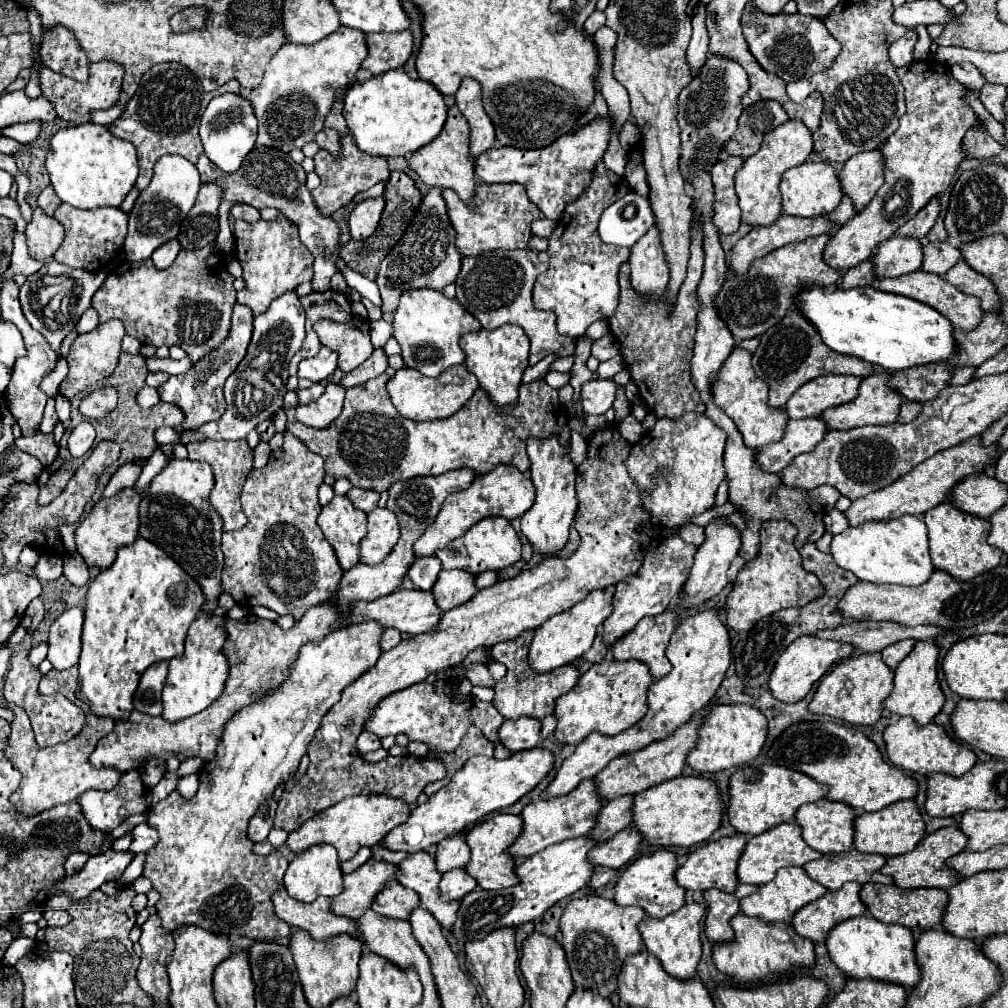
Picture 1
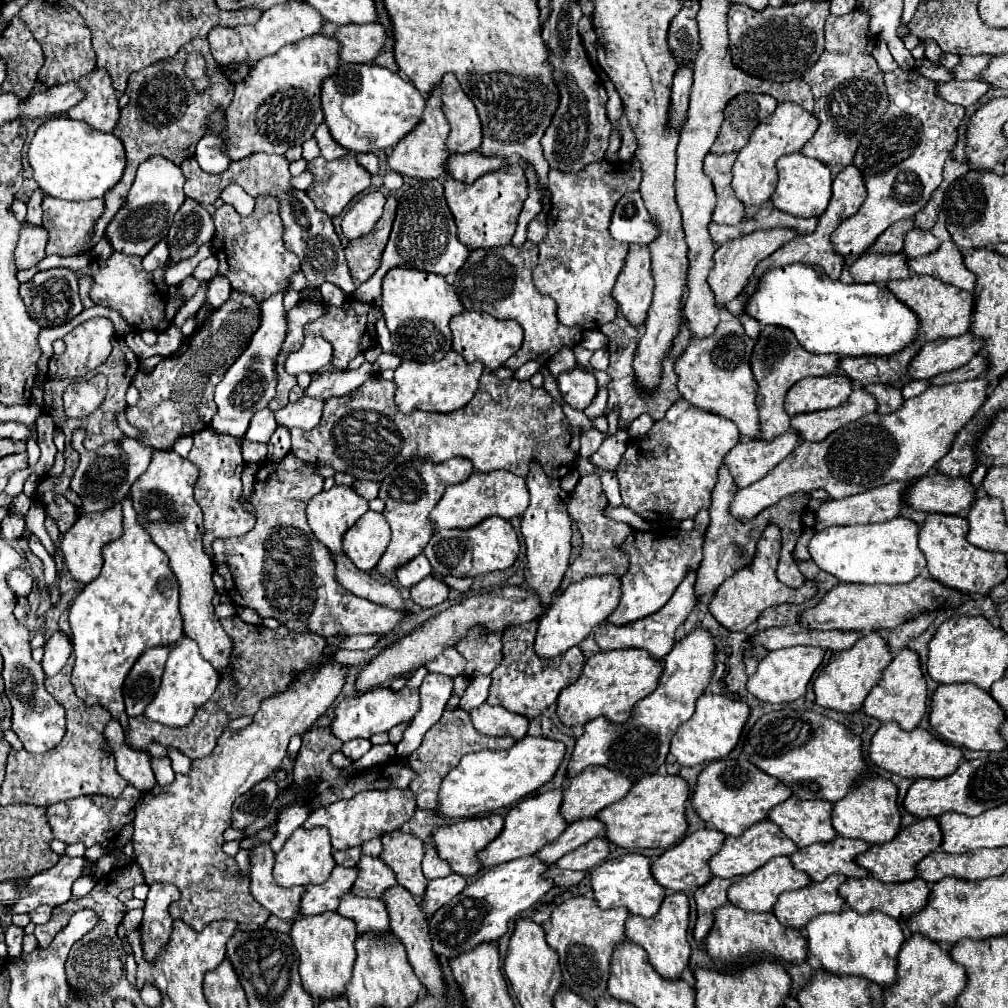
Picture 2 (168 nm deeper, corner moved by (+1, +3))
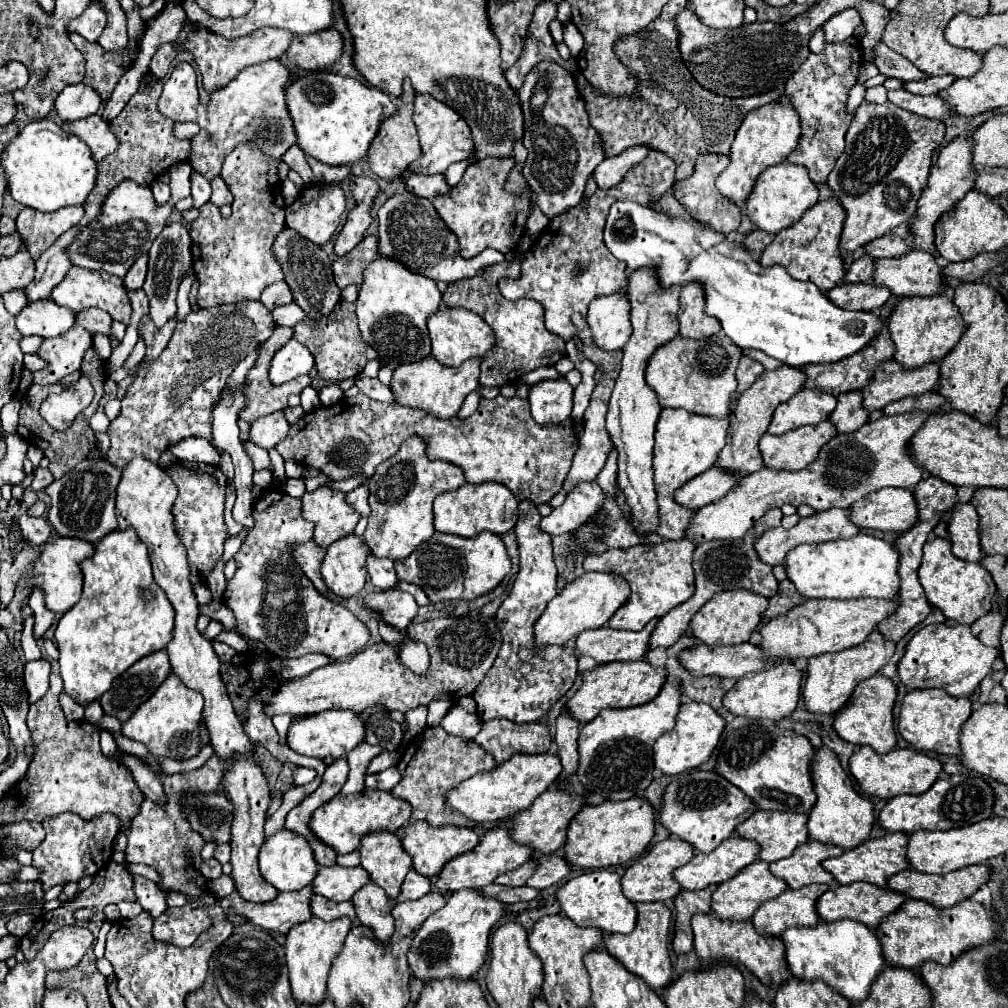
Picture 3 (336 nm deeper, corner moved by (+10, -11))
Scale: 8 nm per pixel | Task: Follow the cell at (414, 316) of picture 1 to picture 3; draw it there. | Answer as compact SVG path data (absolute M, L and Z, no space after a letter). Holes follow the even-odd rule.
M376 258L364 270L364 284L360 286L356 300L358 324L362 338L378 352L390 368L408 362L420 362L432 356L432 346L428 338L428 318L440 310L442 294L426 276L412 274L402 264L390 258Z

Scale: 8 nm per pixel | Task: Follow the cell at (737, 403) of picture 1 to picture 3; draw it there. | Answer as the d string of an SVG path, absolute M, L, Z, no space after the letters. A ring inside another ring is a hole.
M714 334L712 338L688 340L676 336L666 346L658 348L648 362L646 382L656 390L662 408L682 408L700 416L730 418L730 400L738 388L736 366L742 350L726 336Z

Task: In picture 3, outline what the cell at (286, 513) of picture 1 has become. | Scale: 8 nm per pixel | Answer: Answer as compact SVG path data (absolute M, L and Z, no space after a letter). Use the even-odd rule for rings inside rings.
M280 486L264 488L260 498L252 506L252 518L254 526L244 540L240 552L234 556L236 560L236 574L232 580L226 582L224 590L224 604L234 612L236 616L236 630L250 638L258 640L266 646L268 652L280 656L280 658L300 658L304 654L322 652L330 658L346 658L350 654L356 654L362 650L370 640L370 630L364 622L360 622L350 610L346 610L342 604L328 600L322 596L314 586L312 580L296 566L296 560L292 558L292 544L296 542L308 542L312 538L314 526L312 522L302 518L302 502L300 498L288 496Z

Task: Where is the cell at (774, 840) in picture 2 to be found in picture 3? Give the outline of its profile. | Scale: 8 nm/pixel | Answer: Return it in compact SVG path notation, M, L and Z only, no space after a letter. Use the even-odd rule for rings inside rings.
M730 836L714 852L698 852L692 862L674 870L674 878L684 890L702 890L710 884L722 884L740 870L758 860L760 846L752 840Z

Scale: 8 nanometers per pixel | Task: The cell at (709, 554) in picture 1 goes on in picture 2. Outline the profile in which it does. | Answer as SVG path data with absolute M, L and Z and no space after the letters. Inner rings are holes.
M689 572L689 576L679 584L677 592L671 596L669 604L665 604L665 608L661 608L659 612L655 612L653 616L649 618L641 618L641 620L635 620L635 622L629 622L629 624L623 624L623 626L613 626L609 622L601 624L597 630L595 630L595 642L599 644L601 650L617 650L617 648L645 648L647 652L651 652L655 658L663 660L671 648L673 648L673 634L677 630L679 624L685 622L685 618L689 616L689 612L695 608L697 604L697 596L695 596L695 590L693 590L693 584L695 584L695 572Z

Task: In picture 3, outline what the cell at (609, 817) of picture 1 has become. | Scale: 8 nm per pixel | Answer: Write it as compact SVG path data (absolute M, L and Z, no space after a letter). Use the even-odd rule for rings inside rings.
M528 860L526 864L522 864L520 868L498 876L494 882L496 884L508 884L508 886L524 886L528 882L528 878L536 872L536 860Z

